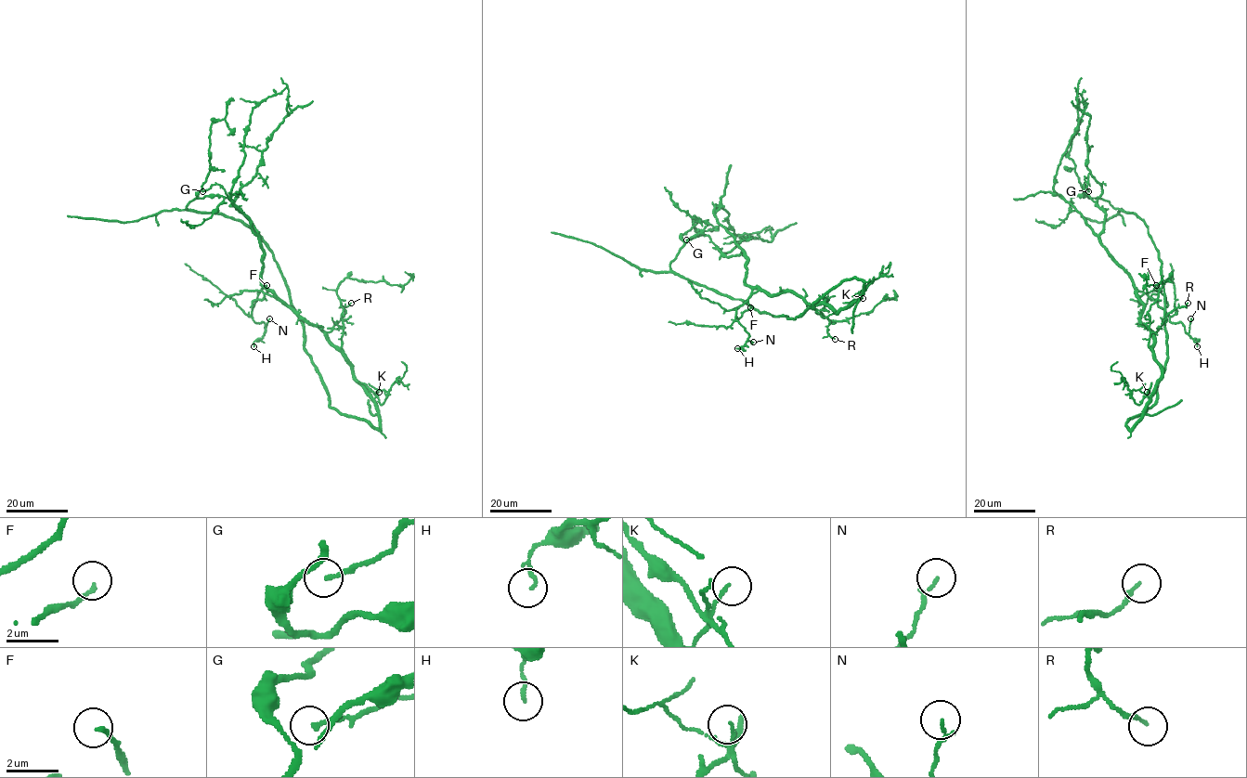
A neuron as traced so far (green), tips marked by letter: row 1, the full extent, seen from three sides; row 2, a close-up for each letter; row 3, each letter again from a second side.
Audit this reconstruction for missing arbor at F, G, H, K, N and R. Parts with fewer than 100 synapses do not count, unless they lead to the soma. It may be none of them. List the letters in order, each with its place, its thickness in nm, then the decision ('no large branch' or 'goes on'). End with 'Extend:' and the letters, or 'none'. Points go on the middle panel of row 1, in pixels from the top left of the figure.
F: place (750, 307); calibre 150 nm; no large branch
G: place (686, 239); calibre 180 nm; no large branch
H: place (737, 348); calibre 90 nm; no large branch
K: place (863, 298); calibre 100 nm; no large branch
N: place (753, 342); calibre 140 nm; no large branch
R: place (835, 339); calibre 140 nm; no large branch
Extend: none

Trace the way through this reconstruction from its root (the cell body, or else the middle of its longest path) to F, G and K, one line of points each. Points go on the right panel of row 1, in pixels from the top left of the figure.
F: (1128, 421), (1130, 429), (1161, 379), (1138, 299), (1146, 293), (1164, 308), (1166, 297), (1156, 285)
G: (1128, 421), (1130, 429), (1161, 364), (1137, 290), (1100, 241), (1105, 213), (1088, 191)
K: (1128, 421), (1126, 426), (1130, 429), (1149, 399), (1147, 392)

